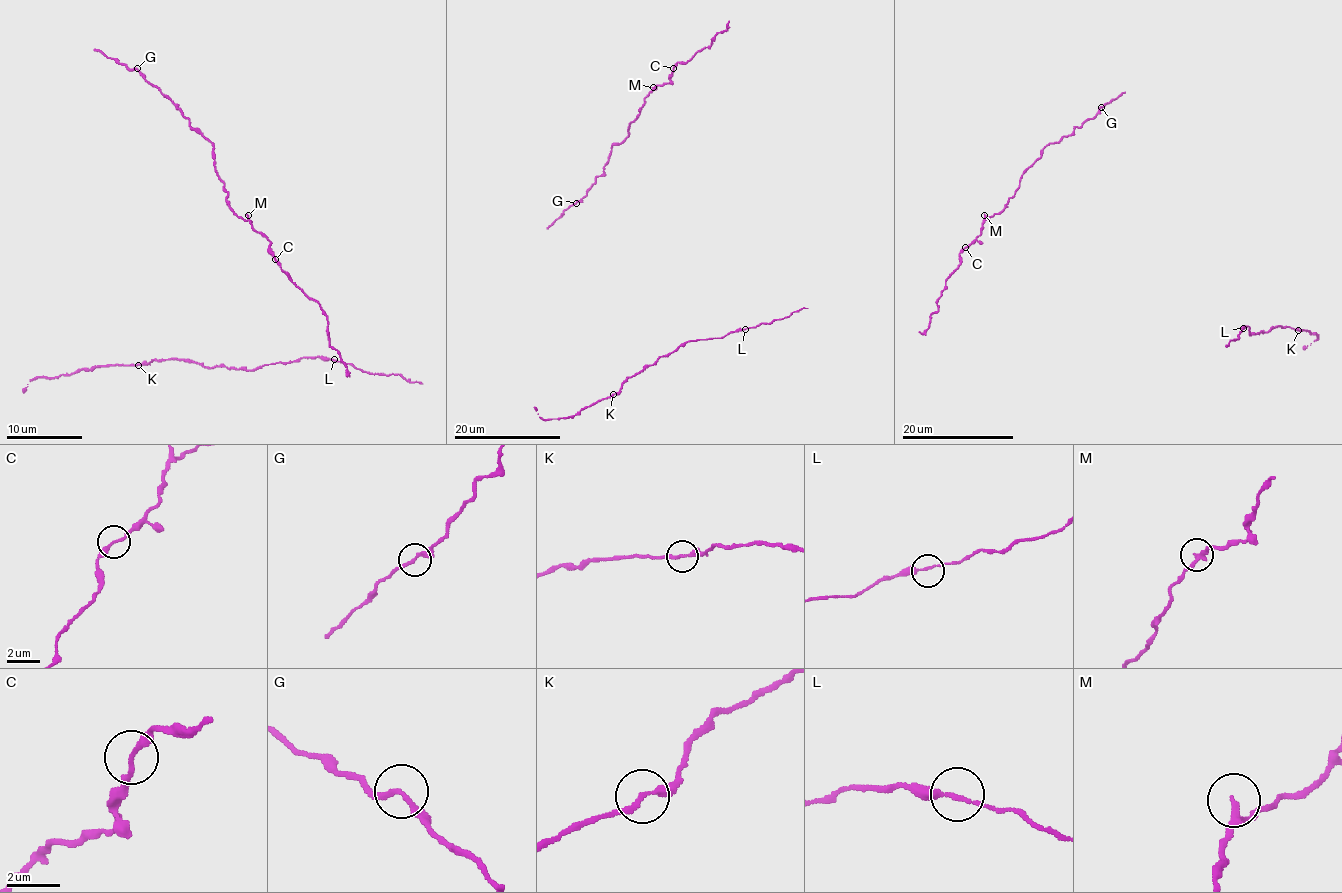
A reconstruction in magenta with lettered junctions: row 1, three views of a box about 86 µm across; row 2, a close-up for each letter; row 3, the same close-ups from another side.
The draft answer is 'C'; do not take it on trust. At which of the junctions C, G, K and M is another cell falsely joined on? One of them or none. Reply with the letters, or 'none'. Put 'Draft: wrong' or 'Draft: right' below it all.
none
Draft: wrong

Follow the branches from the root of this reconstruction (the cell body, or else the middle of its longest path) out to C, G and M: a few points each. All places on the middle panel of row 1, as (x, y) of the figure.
C: (605, 175), (611, 146), (627, 136), (645, 98), (669, 82), (673, 68)
G: (605, 175), (596, 178), (586, 195), (576, 203)
M: (605, 175), (604, 166), (611, 146), (627, 136), (628, 124), (639, 114), (639, 109), (653, 87)

